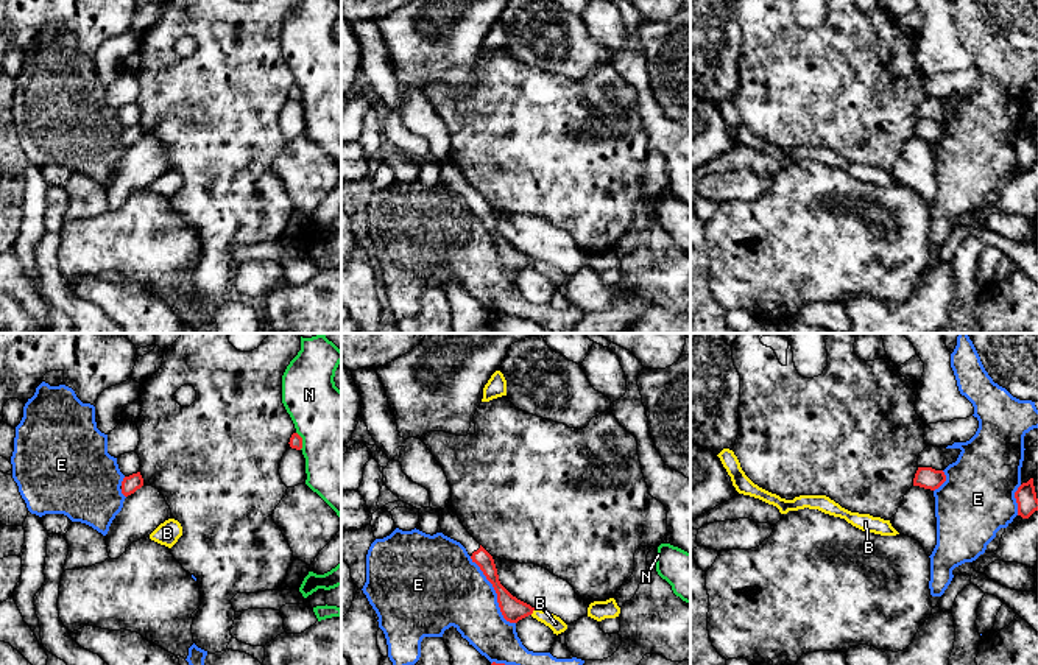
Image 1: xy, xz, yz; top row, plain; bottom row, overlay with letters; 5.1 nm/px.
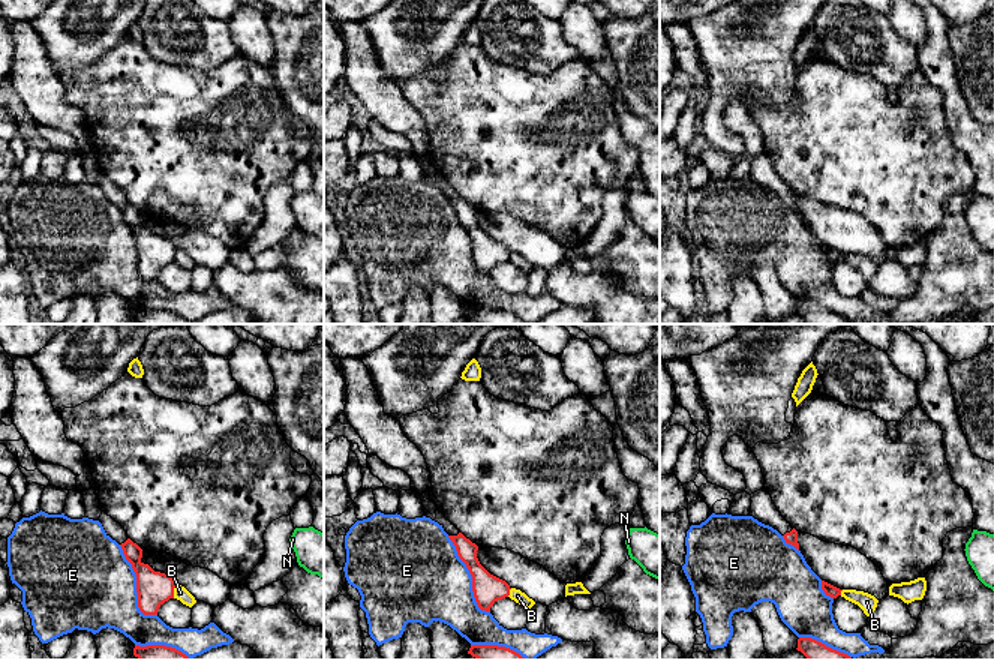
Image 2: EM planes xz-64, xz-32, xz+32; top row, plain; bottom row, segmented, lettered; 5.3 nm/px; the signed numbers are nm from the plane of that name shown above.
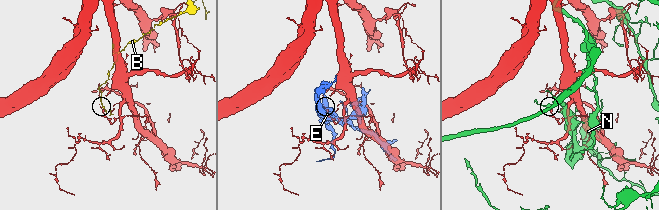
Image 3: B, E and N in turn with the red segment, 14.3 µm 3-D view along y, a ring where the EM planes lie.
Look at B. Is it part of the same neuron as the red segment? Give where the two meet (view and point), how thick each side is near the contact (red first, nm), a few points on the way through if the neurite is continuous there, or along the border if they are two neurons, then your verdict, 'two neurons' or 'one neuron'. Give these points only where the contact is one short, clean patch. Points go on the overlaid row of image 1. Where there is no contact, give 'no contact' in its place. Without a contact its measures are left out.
contact xz (532, 612); calibres 120 and 80 nm; border xz (535, 609), (530, 614); two neurons

